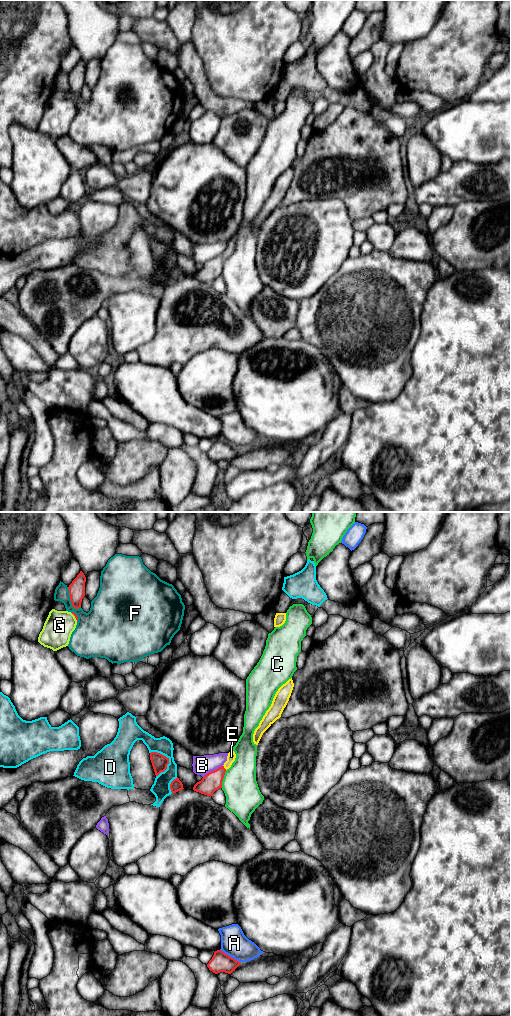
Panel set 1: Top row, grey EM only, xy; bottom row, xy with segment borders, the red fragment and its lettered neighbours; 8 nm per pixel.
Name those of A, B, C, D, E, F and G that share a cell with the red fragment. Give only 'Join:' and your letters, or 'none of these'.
Join: E

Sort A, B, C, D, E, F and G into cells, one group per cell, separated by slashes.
A / B / C / D / E / F / G

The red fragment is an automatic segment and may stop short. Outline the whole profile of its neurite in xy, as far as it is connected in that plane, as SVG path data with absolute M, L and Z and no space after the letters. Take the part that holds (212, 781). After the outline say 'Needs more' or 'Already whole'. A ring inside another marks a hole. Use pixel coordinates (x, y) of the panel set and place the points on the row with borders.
M231 750L228 753L227 761L224 765L206 774L201 781L194 785L193 790L211 797L216 790L222 788L222 781L225 772L231 767L232 763L235 761L235 758L236 754L233 750Z. Needs more

